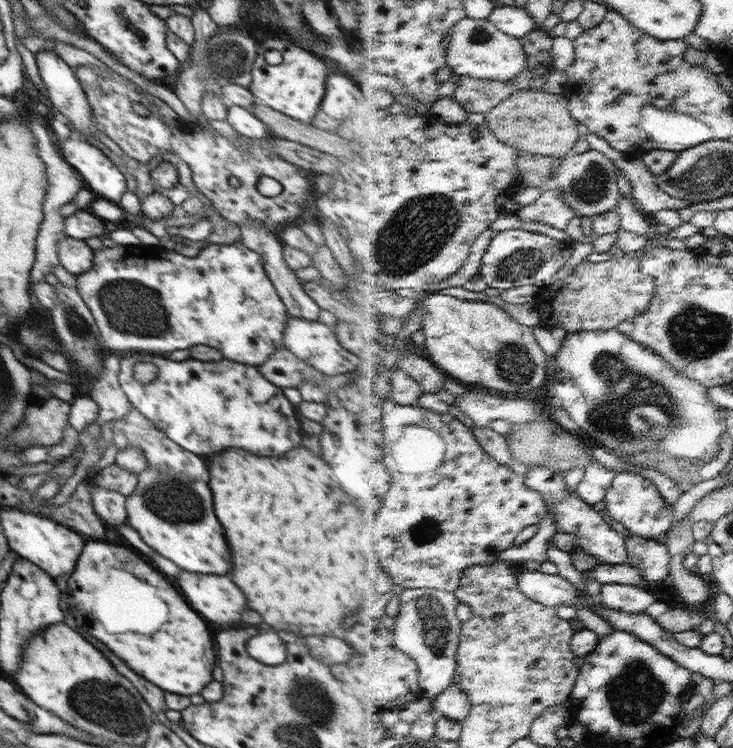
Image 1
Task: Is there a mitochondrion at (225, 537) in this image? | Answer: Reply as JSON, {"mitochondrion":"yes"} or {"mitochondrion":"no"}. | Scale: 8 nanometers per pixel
{"mitochondrion":"no"}

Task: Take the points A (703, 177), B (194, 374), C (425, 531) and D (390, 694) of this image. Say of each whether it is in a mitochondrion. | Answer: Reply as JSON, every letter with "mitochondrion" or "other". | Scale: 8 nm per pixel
{"A":"mitochondrion","B":"other","C":"mitochondrion","D":"other"}

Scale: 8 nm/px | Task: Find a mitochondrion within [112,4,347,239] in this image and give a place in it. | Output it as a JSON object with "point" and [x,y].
{"point":[227,60]}

